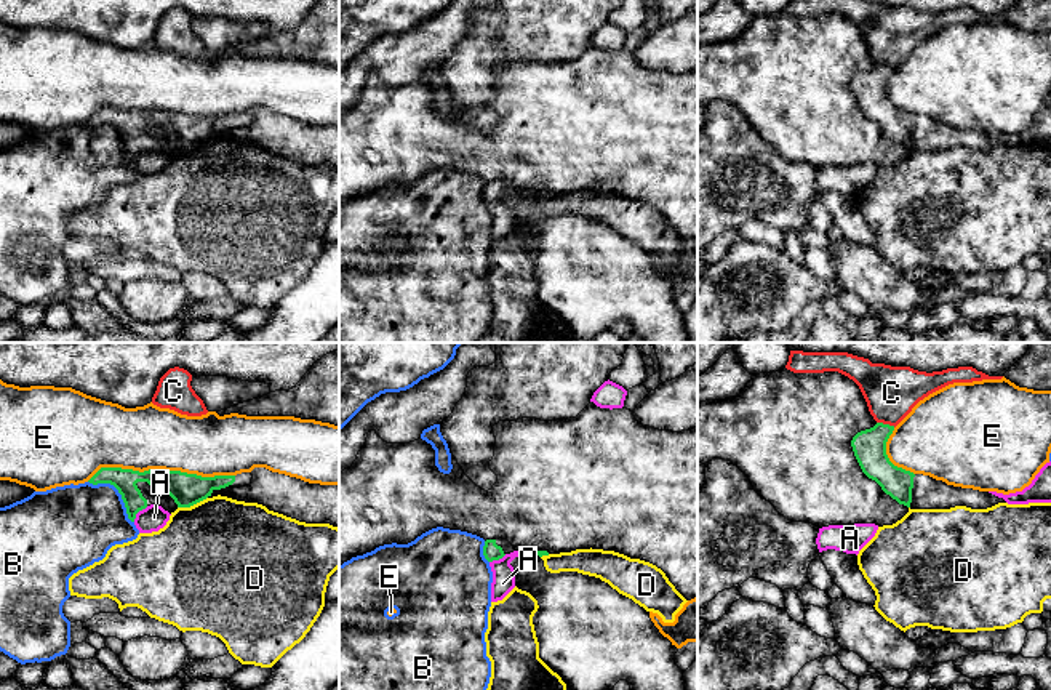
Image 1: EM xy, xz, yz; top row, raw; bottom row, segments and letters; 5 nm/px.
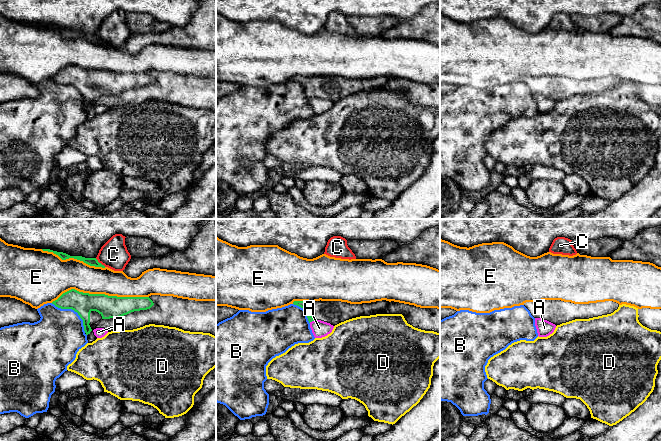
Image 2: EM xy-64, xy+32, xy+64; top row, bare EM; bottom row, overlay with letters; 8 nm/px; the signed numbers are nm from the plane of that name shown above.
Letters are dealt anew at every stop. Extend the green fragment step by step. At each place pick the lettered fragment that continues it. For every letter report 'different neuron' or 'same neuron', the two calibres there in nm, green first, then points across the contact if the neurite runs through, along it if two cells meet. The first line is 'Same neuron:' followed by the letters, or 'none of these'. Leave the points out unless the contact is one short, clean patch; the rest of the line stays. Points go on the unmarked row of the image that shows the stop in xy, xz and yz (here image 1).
Same neuron: none of these
A: different neuron; calibres 150 and 130 nm; border xy (147, 148), (133, 162)
B: different neuron; calibres 120 and 380 nm
C: different neuron; calibres 170 and 260 nm
D: different neuron; calibres 160 and 500 nm; border xy (207, 138), (189, 148), (178, 149)
E: different neuron; calibres 160 and 320 nm

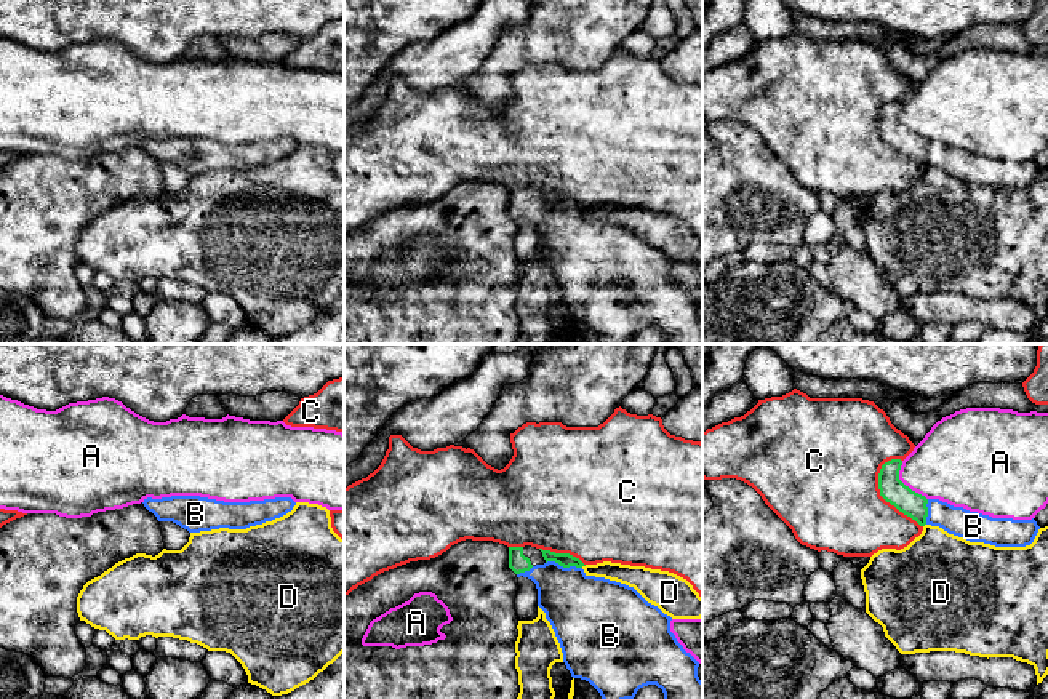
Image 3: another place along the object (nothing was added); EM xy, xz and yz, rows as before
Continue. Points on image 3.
Same neuron: B
A: different neuron; calibres 130 and 360 nm
B: same neuron; calibres 70 and 360 nm
C: different neuron; calibres 130 and 480 nm
D: different neuron; calibres 70 and 100 nm; border xz (586, 207), (581, 208)

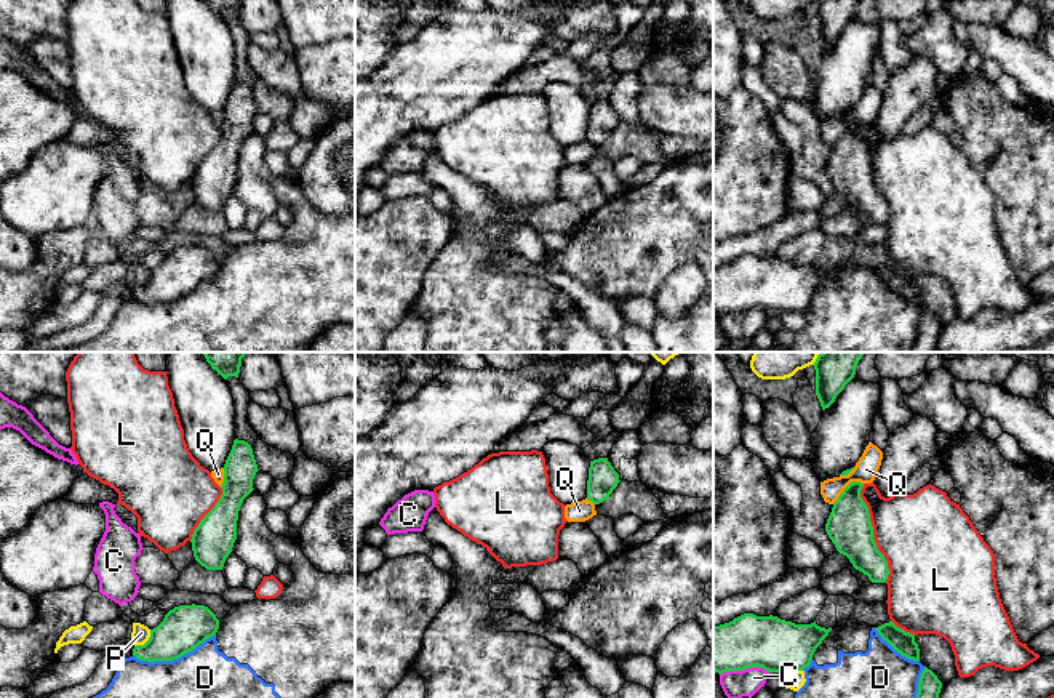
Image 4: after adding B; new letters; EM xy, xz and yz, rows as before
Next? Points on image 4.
Same neuron: none of these
C: different neuron; calibres 260 and 140 nm
D: different neuron; calibres 220 and 480 nm
L: different neuron; calibres 220 and 420 nm
P: different neuron; calibres 220 and 90 nm
Q: different neuron; calibres 220 and 120 nm; border yz (862, 124), (851, 124), (832, 144)

